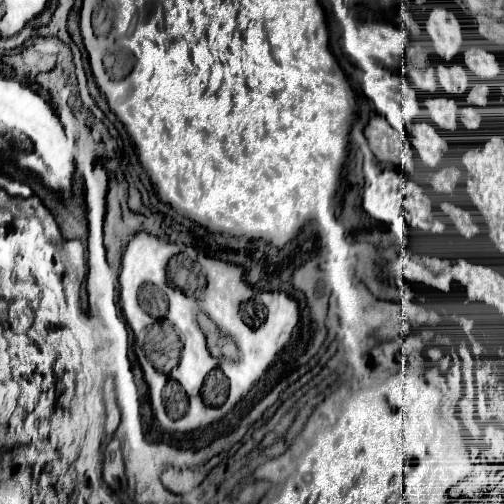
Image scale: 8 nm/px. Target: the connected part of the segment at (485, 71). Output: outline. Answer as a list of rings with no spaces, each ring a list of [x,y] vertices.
[[[467,47],[461,51],[461,63],[477,81],[493,81],[501,73],[497,57],[483,47]]]

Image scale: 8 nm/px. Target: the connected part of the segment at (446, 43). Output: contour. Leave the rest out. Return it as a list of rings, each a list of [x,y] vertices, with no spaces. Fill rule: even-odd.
[[[433,7],[423,23],[423,31],[431,41],[433,53],[441,61],[455,61],[461,47],[463,47],[463,27],[459,17],[445,9],[445,7]]]

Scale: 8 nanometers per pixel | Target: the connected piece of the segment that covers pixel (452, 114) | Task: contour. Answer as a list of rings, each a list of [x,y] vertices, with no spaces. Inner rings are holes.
[[[427,95],[423,97],[423,109],[427,111],[427,121],[433,123],[439,131],[445,131],[445,133],[459,131],[457,99],[445,97],[445,95]]]

